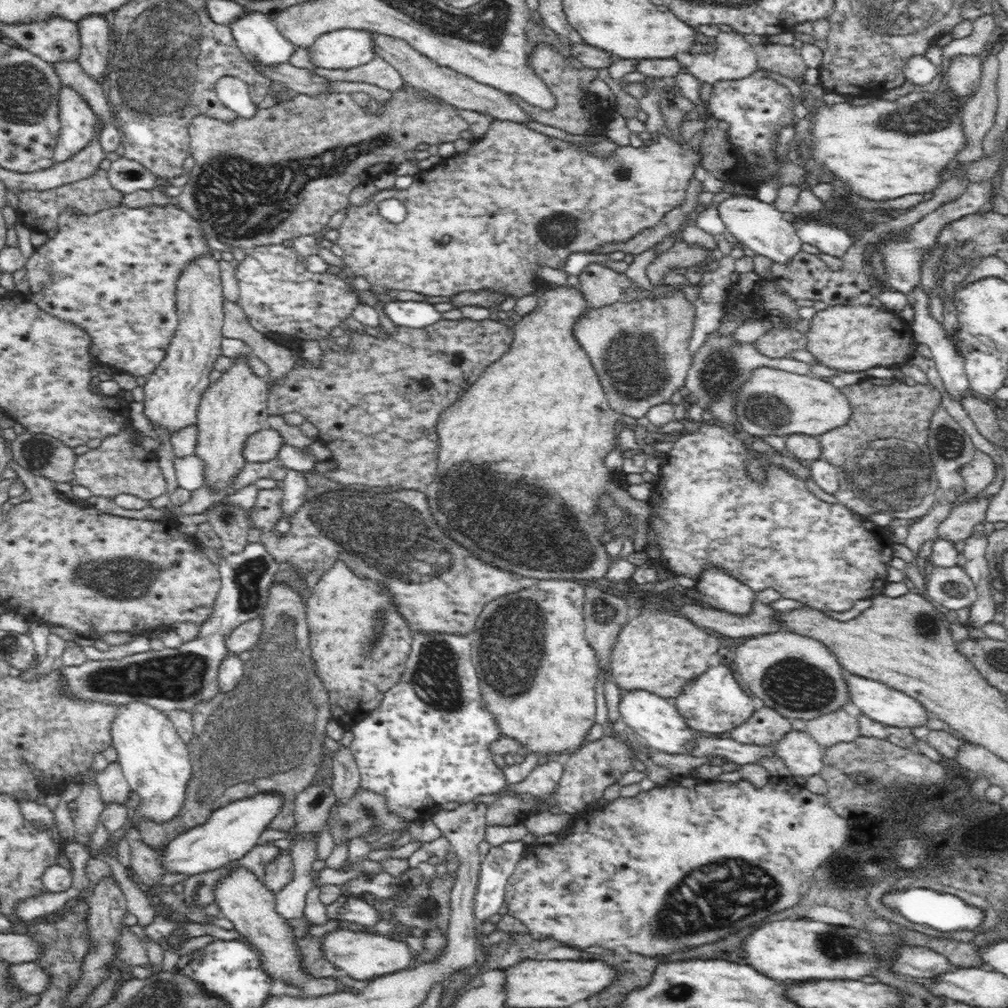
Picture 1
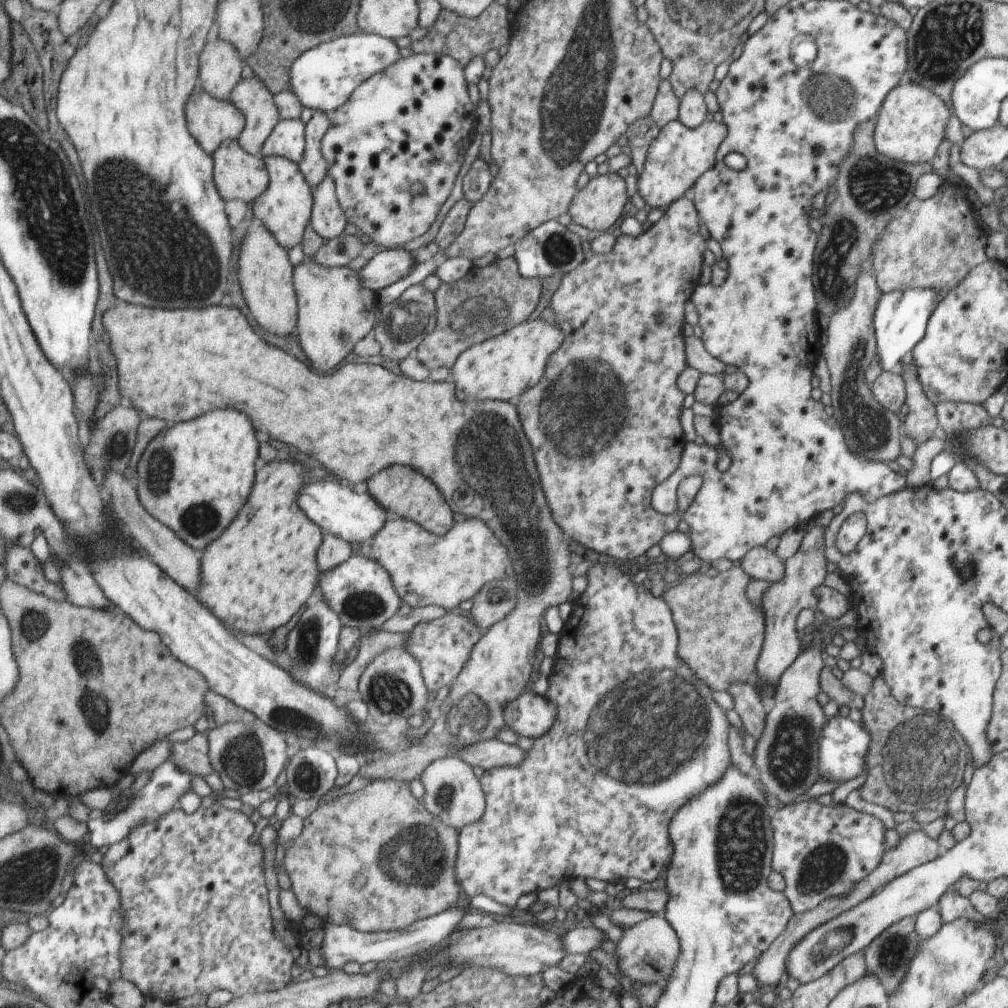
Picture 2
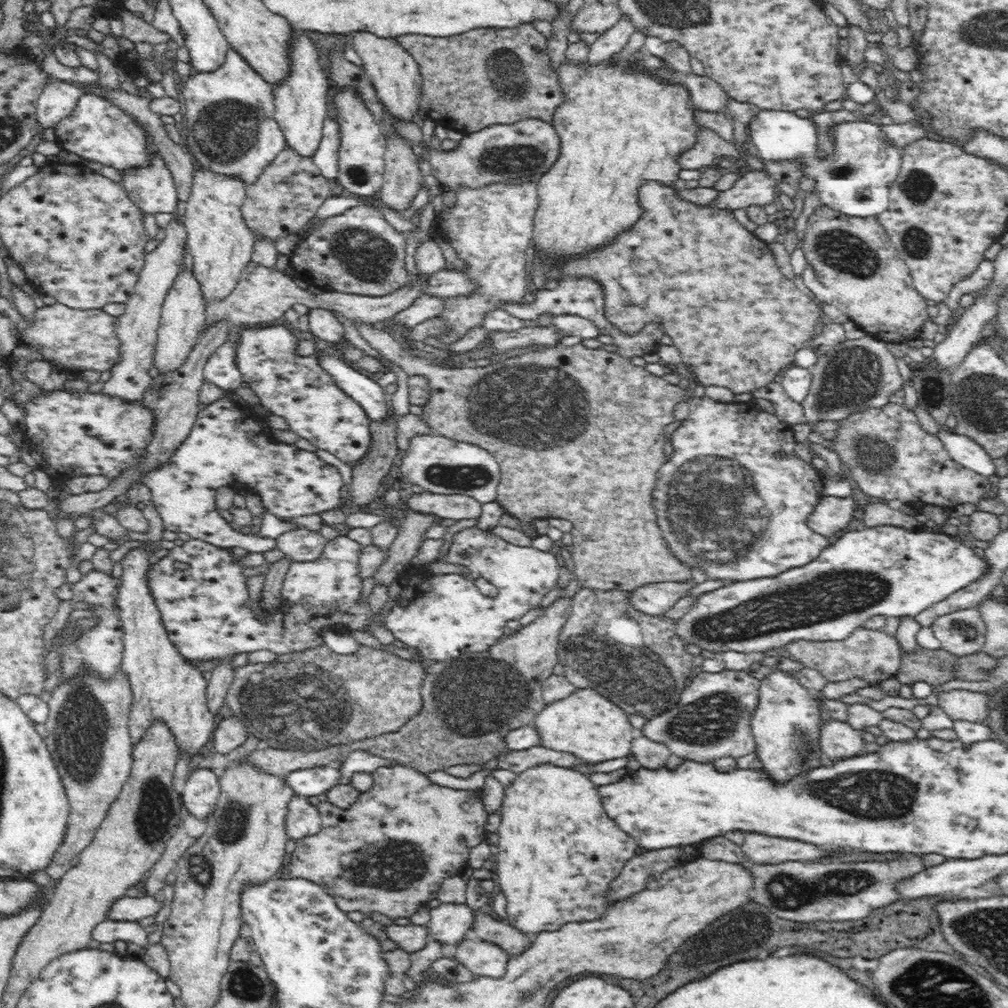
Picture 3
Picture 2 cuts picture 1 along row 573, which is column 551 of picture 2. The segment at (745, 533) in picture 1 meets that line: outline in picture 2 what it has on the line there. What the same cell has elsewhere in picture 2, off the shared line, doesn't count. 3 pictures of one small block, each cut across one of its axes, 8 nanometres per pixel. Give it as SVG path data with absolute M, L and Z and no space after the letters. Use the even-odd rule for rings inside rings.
M598 562L584 575L588 575L588 587L573 602L572 614L563 624L553 671L548 676L550 682L545 697L556 704L557 721L550 732L534 740L534 746L526 751L522 764L484 771L482 786L485 787L485 813L478 822L464 826L459 832L454 872L464 892L471 898L483 894L495 902L515 908L518 898L523 894L538 893L557 886L566 879L579 877L625 883L630 878L638 878L644 882L658 882L658 878L666 874L670 862L673 862L674 846L670 842L670 822L674 814L678 814L678 810L682 810L686 802L698 798L698 794L702 794L708 786L714 786L726 774L728 766L734 766L734 718L730 718L730 710L726 710L726 706L718 702L718 692L712 690L708 684L698 682L698 674L678 656L678 631L669 603L663 598L652 596L646 586L632 582L632 576L626 576L622 568L614 564Z

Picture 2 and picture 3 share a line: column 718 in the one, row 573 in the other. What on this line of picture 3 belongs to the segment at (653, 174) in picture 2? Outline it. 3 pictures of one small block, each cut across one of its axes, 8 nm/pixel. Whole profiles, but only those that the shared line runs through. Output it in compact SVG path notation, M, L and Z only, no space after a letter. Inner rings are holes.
M132 550L121 560L124 572L120 578L117 606L123 642L120 668L126 672L133 694L129 733L136 743L155 719L161 719L176 738L179 754L193 756L202 746L210 745L216 722L208 707L206 680L200 676L198 668L188 664L170 642L156 601L152 599L152 593L148 589L147 575L152 570L150 556L152 550Z

